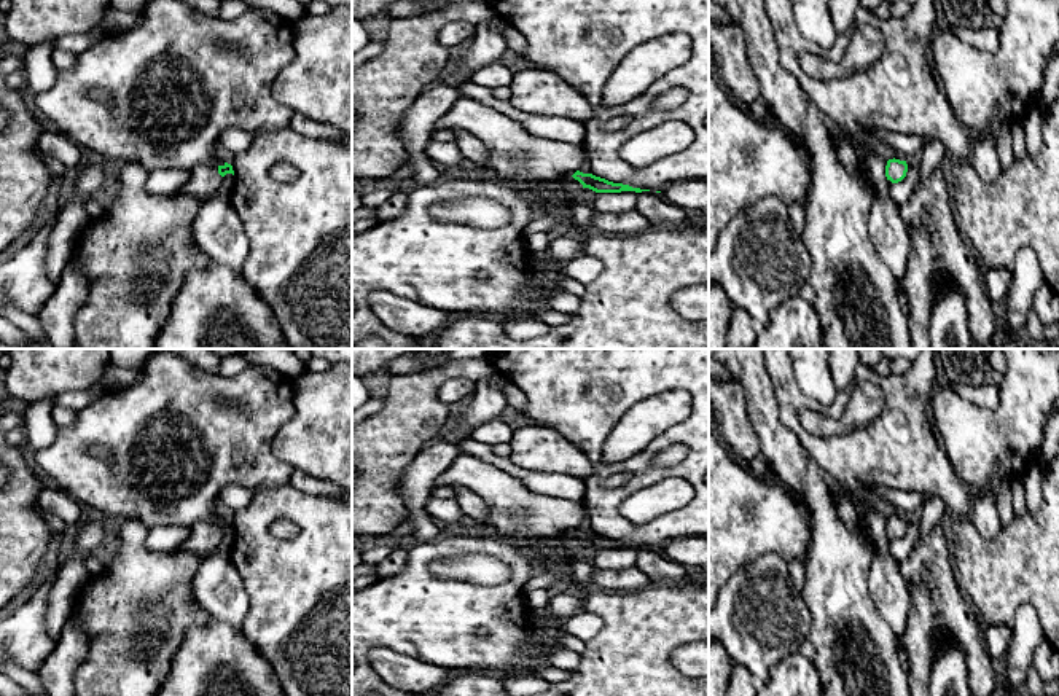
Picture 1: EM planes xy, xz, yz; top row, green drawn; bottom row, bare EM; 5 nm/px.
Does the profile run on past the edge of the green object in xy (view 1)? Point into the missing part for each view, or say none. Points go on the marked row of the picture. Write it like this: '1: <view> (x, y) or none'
1: xy (204, 180)

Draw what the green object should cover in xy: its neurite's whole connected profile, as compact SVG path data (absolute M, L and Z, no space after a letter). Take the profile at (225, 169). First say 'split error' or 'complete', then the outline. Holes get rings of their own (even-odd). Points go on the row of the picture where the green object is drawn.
split error | M225 162L223 166L199 166L191 170L188 182L177 194L190 194L201 201L207 201L220 188L223 177L233 174L233 166Z

